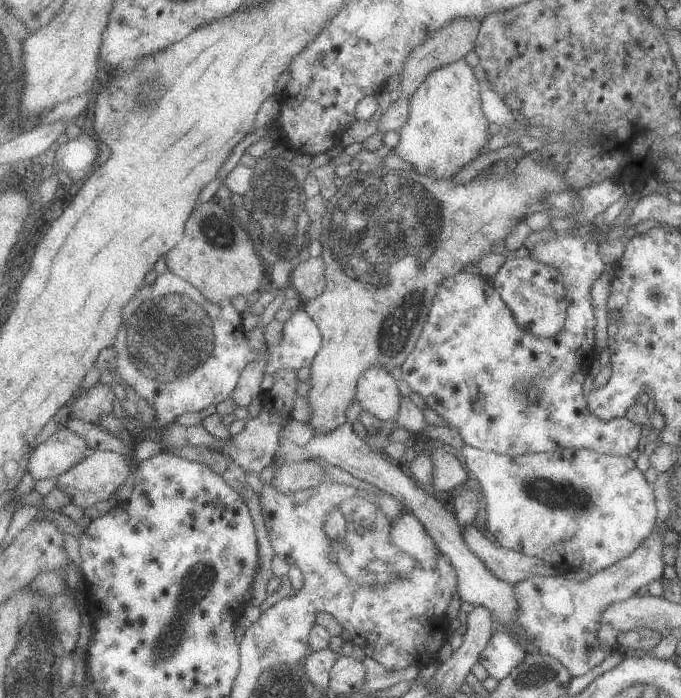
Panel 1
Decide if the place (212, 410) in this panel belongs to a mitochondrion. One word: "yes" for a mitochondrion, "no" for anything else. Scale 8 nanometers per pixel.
no

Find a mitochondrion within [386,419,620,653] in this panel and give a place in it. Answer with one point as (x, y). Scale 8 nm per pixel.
(548, 491)

